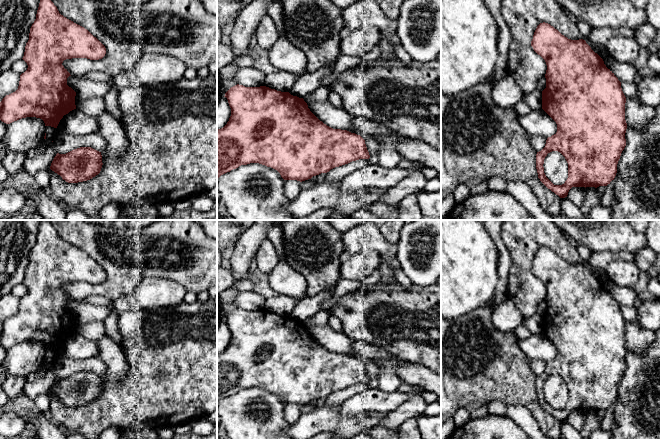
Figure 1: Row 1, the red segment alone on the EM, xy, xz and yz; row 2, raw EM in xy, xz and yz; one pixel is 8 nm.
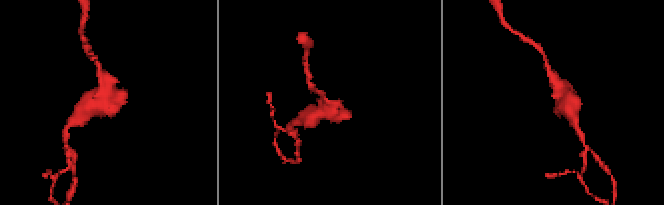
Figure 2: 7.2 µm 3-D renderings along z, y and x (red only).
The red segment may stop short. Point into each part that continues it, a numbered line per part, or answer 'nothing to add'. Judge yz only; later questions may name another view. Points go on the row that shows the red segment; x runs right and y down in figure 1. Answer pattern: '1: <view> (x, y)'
nothing to add

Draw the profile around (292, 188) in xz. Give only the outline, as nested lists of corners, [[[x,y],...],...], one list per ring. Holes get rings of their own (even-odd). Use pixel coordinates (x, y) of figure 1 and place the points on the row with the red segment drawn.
[[[286,180],[284,184],[284,194],[288,200],[295,200],[301,191],[301,182],[297,180]]]

